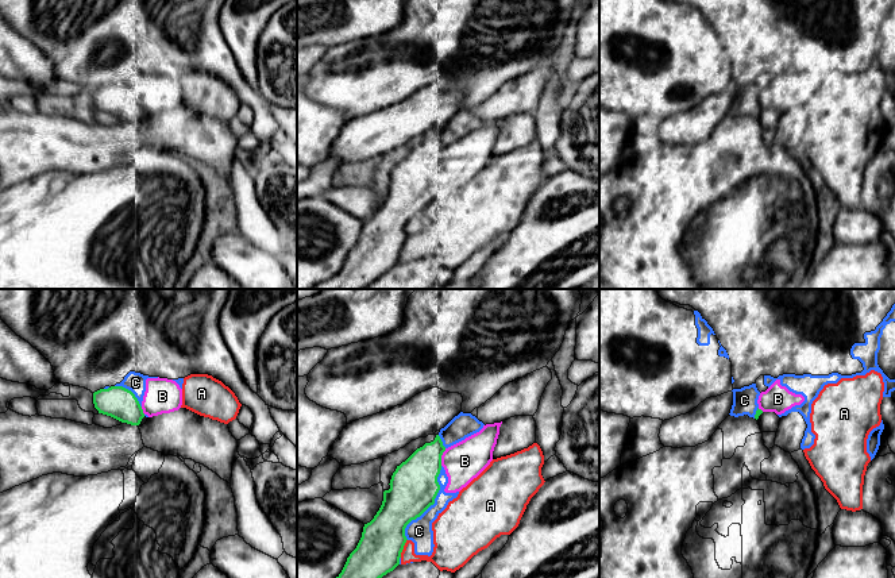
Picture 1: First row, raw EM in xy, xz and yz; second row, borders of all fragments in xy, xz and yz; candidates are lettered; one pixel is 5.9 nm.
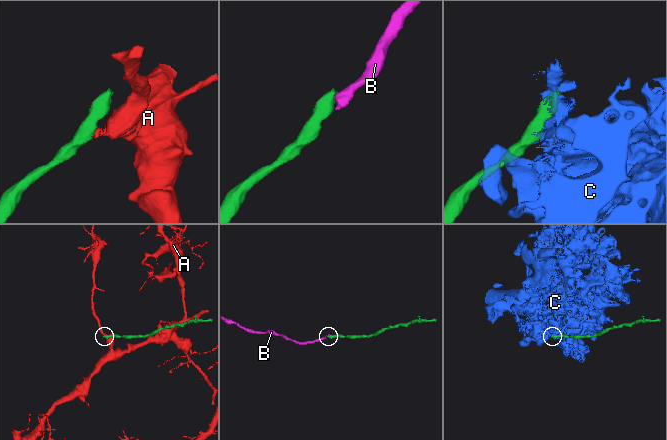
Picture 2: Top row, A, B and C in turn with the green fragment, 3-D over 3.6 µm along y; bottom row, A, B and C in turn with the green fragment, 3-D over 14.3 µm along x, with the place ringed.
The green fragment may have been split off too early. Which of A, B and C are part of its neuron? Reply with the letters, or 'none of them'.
B

